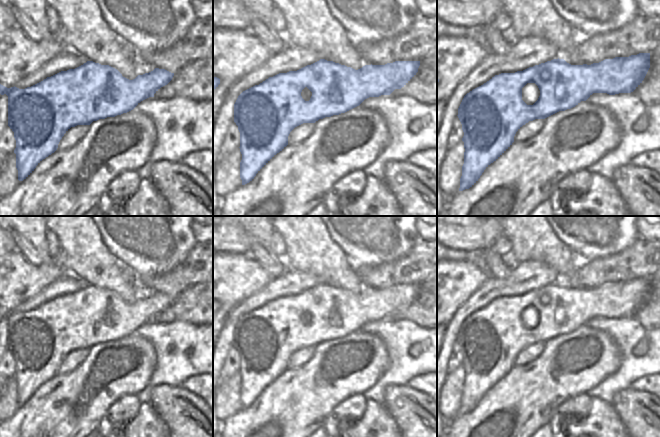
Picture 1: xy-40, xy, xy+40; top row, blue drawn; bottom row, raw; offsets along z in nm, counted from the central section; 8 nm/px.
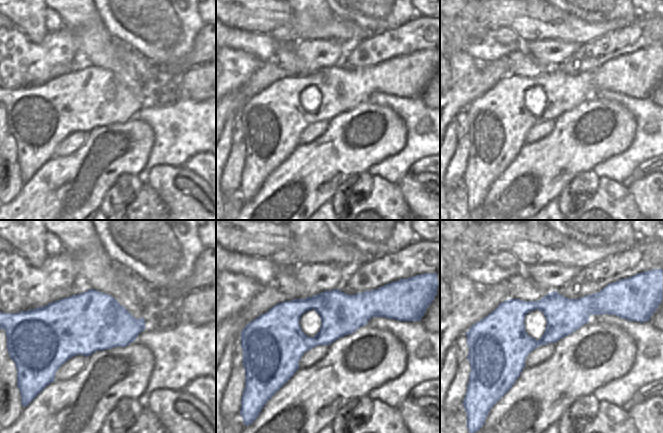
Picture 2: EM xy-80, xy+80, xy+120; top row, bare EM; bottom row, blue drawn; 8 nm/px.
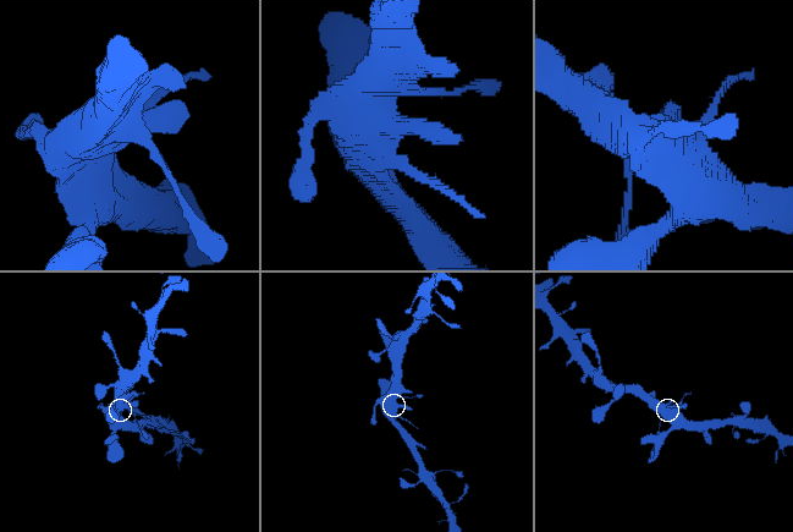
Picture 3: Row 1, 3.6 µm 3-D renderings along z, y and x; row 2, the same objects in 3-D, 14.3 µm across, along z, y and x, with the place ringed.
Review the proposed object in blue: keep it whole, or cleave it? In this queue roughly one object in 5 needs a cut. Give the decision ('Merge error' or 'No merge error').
No merge error.

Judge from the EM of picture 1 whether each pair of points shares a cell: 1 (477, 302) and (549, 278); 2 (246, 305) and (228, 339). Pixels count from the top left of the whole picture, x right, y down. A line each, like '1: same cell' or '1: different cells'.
1: same cell
2: same cell

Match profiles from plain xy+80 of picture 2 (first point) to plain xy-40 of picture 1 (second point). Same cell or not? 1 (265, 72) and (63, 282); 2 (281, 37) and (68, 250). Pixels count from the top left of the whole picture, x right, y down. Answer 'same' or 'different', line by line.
1: same
2: different

